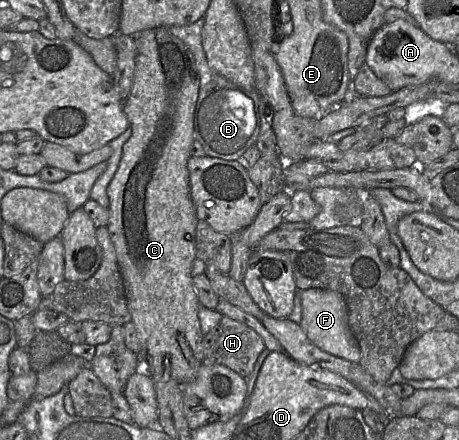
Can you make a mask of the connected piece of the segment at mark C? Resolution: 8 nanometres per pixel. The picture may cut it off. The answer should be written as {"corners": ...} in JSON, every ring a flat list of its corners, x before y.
{"corners":[[169,27,139,32,135,37,137,55,131,92,123,111,132,130,122,148,121,160,110,181,107,229,114,244,122,275,127,305,142,347,141,367,153,381,176,380,184,384,195,379,203,360,203,338,198,311,200,302,192,283,192,263,196,258,198,218,190,195,187,168,189,148,194,138,193,117,199,95,200,75,193,53,174,36]]}

